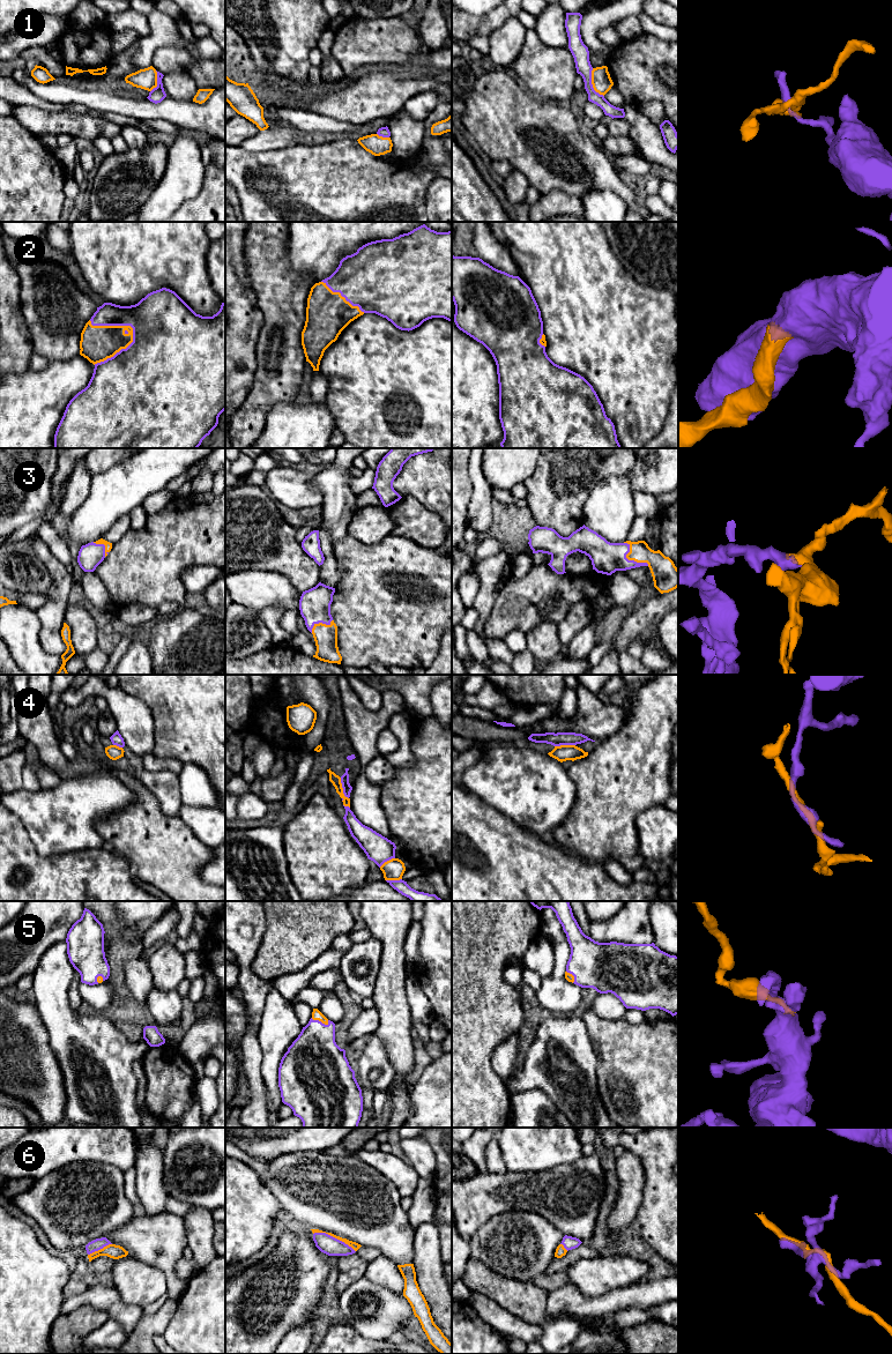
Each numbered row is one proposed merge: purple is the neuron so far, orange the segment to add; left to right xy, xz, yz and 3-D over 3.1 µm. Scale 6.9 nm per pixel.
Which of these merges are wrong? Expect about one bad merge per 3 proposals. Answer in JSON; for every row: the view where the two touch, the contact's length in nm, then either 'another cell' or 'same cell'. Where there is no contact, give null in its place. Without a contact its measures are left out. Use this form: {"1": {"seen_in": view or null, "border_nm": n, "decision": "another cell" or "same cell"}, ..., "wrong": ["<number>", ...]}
{"1": {"seen_in": "yz", "border_nm": 220, "decision": "another cell"}, "2": {"seen_in": "xy", "border_nm": 380, "decision": "same cell"}, "3": {"seen_in": "yz", "border_nm": 240, "decision": "same cell"}, "4": {"seen_in": "xz", "border_nm": 160, "decision": "same cell"}, "5": {"seen_in": "xz", "border_nm": 130, "decision": "same cell"}, "6": {"seen_in": "xz", "border_nm": 320, "decision": "another cell"}, "wrong": ["1", "6"]}

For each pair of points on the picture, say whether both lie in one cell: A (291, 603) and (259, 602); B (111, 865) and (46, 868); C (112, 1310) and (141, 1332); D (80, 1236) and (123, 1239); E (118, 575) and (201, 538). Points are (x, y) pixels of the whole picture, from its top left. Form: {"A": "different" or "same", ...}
{"A": "same", "B": "same", "C": "different", "D": "different", "E": "same"}

